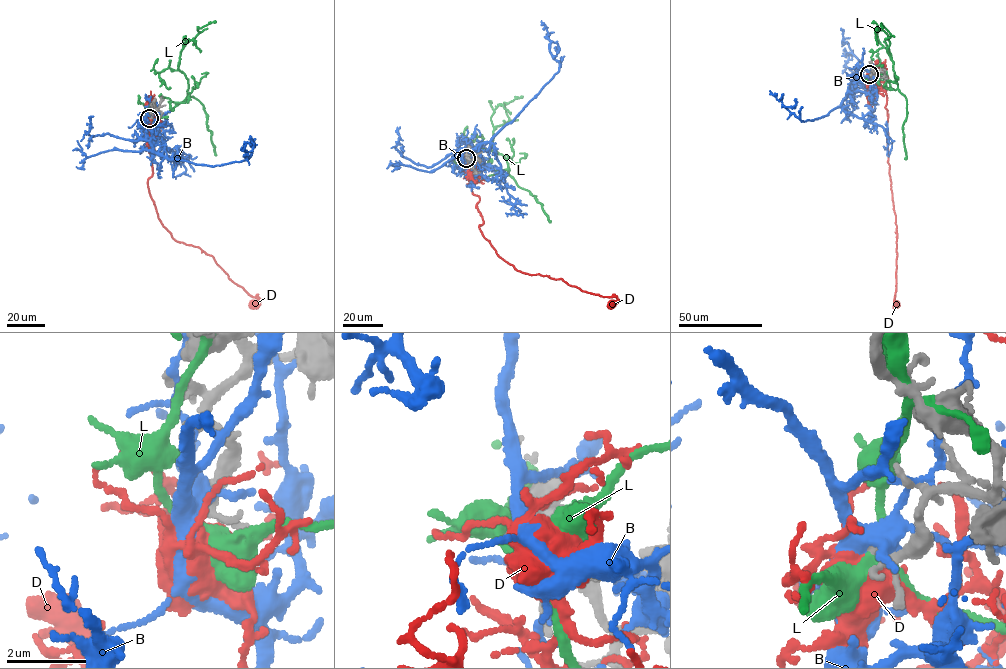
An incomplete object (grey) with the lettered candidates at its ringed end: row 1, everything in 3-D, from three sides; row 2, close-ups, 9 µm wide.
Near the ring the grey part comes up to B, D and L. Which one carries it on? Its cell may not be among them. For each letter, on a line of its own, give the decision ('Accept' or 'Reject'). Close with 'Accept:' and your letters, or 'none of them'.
B: Reject
D: Accept
L: Reject
Accept: D

